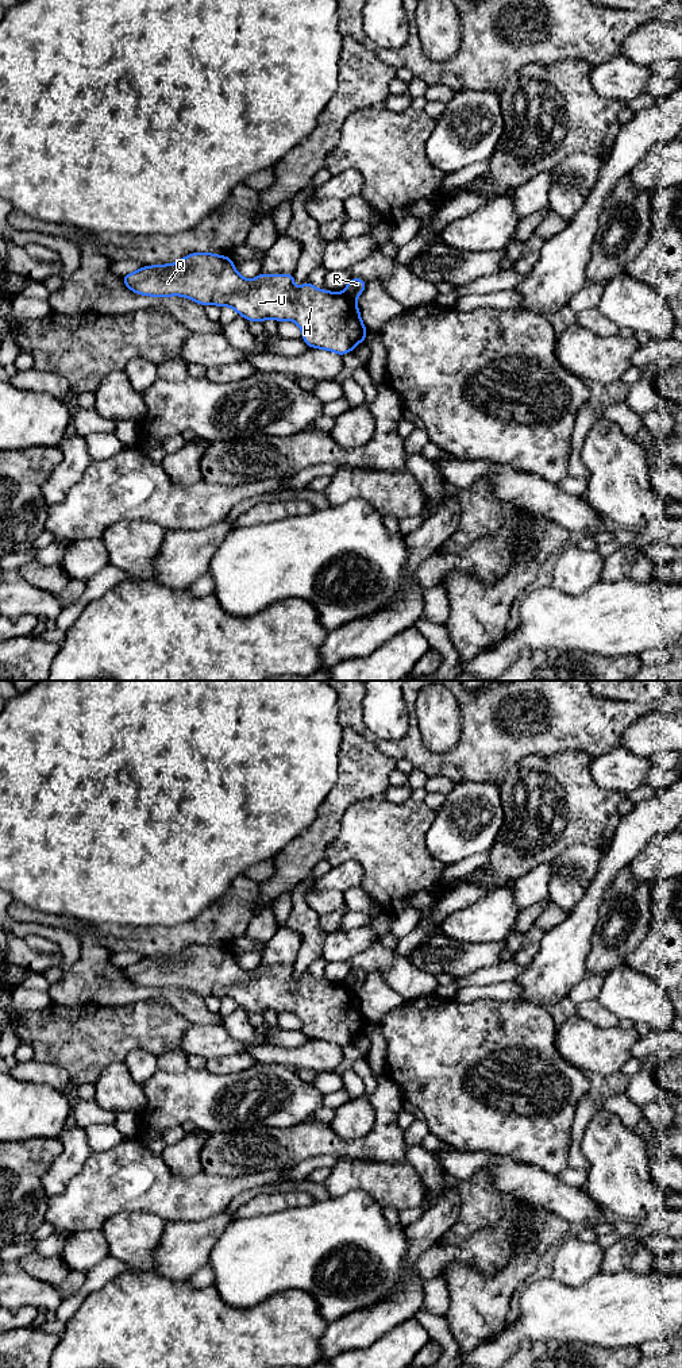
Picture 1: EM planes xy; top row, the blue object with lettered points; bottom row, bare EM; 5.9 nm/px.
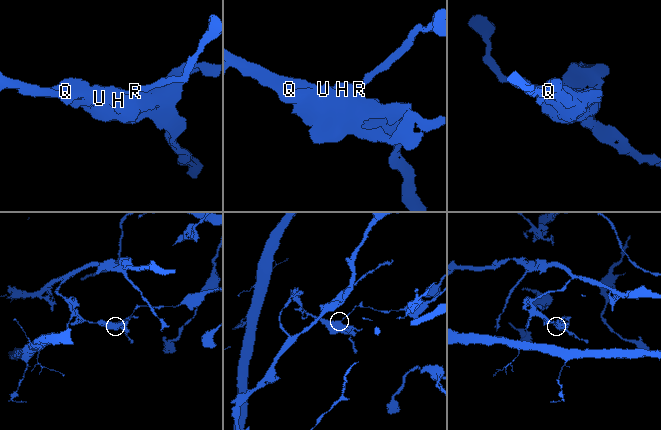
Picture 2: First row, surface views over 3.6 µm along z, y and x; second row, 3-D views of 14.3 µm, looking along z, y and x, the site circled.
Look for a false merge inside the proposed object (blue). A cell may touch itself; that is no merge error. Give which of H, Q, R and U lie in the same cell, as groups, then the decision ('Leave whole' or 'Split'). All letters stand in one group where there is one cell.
Groups: H Q U / R. Split

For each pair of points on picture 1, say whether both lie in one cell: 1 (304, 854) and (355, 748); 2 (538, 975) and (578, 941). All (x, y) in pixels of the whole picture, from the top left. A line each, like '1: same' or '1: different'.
1: same
2: same

